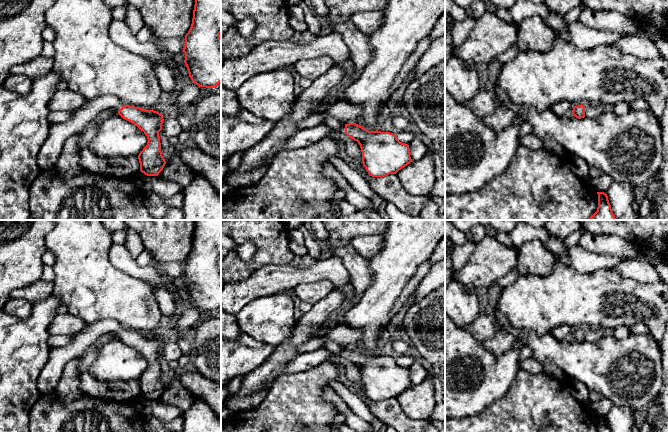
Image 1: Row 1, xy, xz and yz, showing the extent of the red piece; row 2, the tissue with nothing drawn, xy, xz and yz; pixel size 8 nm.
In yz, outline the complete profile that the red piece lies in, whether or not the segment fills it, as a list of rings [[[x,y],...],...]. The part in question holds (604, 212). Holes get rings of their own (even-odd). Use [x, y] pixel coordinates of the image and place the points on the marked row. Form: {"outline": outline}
{"outline": [[[597,192],[598,194],[598,207],[597,211],[590,216],[589,220],[616,220],[608,196],[604,192]]]}

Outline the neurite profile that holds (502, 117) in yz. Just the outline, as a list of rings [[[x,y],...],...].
[[[498,94],[495,99],[497,103],[495,111],[482,119],[486,126],[498,133],[513,124],[515,113],[504,105]]]

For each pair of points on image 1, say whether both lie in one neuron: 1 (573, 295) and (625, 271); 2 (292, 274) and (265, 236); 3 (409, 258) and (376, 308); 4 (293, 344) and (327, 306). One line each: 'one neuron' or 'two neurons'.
1: two neurons
2: two neurons
3: one neuron
4: one neuron

